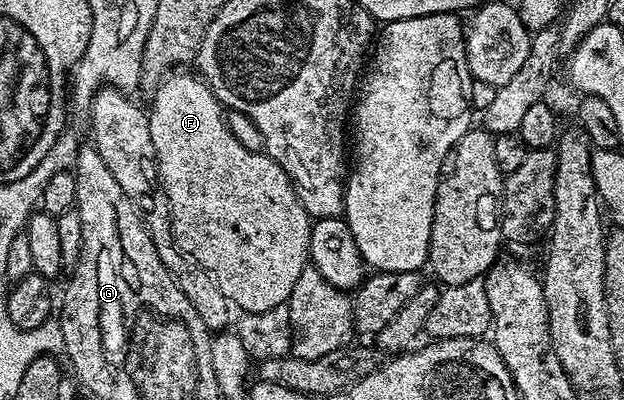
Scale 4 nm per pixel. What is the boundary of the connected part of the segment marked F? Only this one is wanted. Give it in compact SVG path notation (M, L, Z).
M178 69L167 74L153 88L153 91L155 90L154 100L151 101L150 107L148 106L154 156L158 162L158 176L170 206L170 228L174 234L174 243L188 258L193 259L195 263L199 263L210 274L216 281L216 285L220 285L220 293L224 293L224 297L229 299L239 312L264 313L268 309L276 309L289 304L292 285L296 285L300 273L310 263L311 217L304 209L302 202L298 200L298 194L294 192L294 184L286 176L281 165L262 151L244 149L244 145L240 145L240 141L236 141L236 137L232 137L232 129L228 129L226 124L226 111L222 104L218 102L218 98L212 93L210 86L197 74L191 73L189 75L186 71L189 70Z

